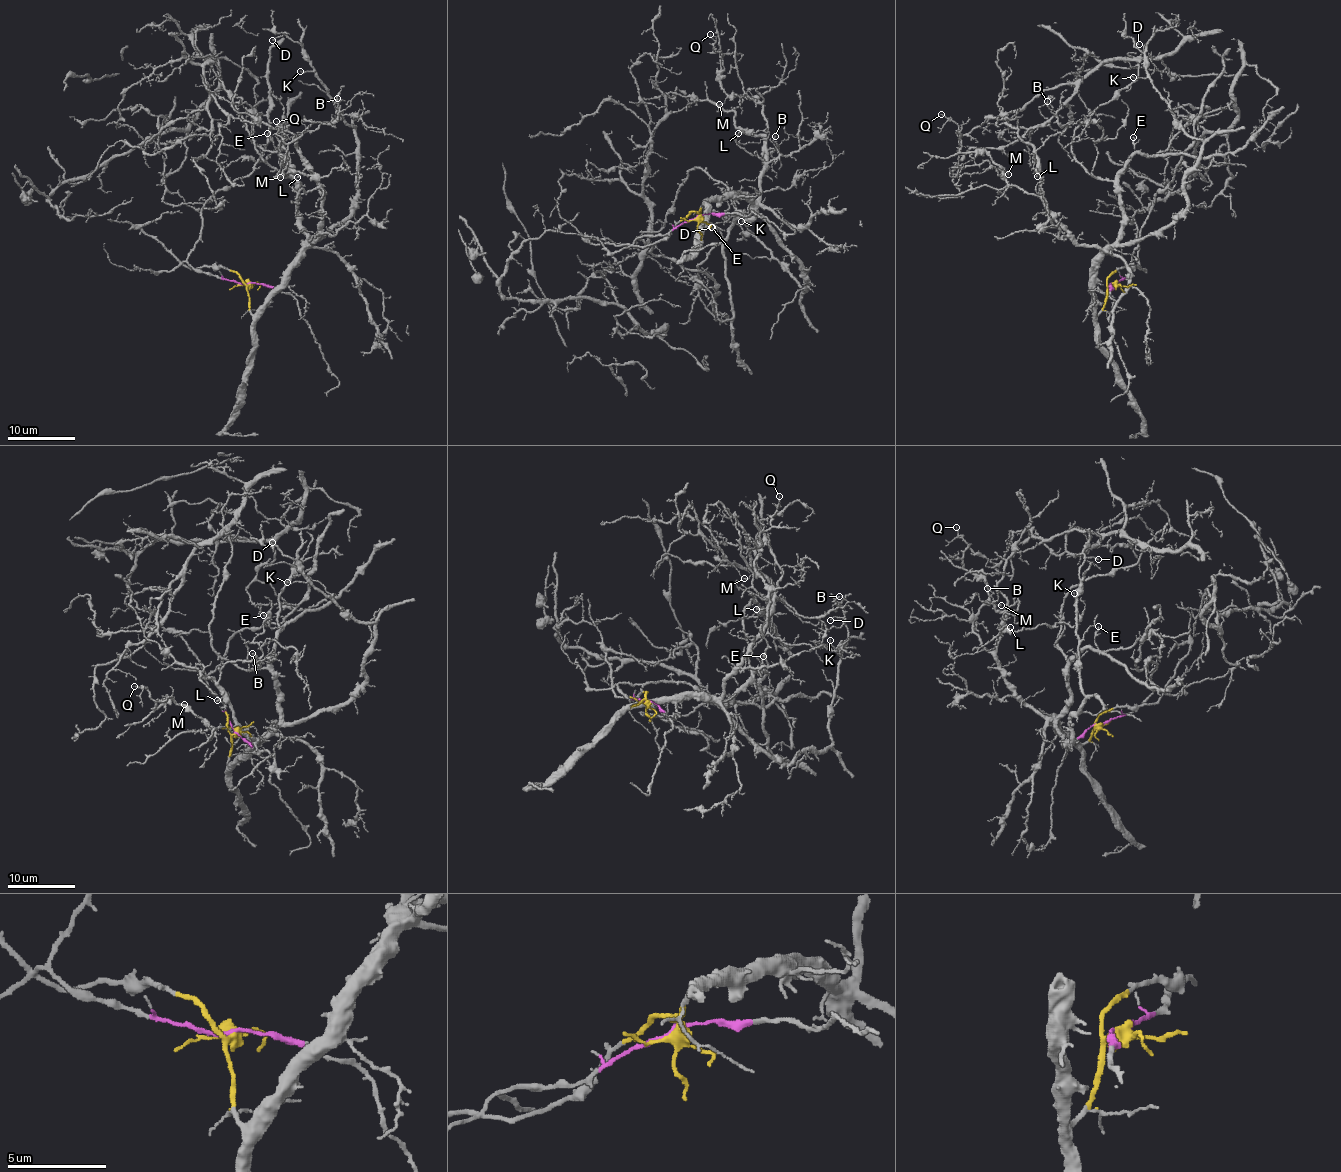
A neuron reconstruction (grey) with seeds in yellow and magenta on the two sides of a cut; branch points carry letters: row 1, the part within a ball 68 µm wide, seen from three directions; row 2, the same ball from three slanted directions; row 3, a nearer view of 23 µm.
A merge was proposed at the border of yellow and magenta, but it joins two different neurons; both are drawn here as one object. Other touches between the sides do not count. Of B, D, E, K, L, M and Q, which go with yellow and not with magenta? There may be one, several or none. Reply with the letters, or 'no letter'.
B, D, E, K, L, M, Q

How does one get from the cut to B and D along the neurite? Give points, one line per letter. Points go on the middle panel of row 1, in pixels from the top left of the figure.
B: (696, 217), (704, 204), (755, 200), (762, 135), (740, 130), (736, 141), (762, 157), (777, 146), (776, 135)
D: (696, 217), (704, 204), (742, 195), (800, 265), (803, 292), (752, 234), (724, 221), (713, 228)

